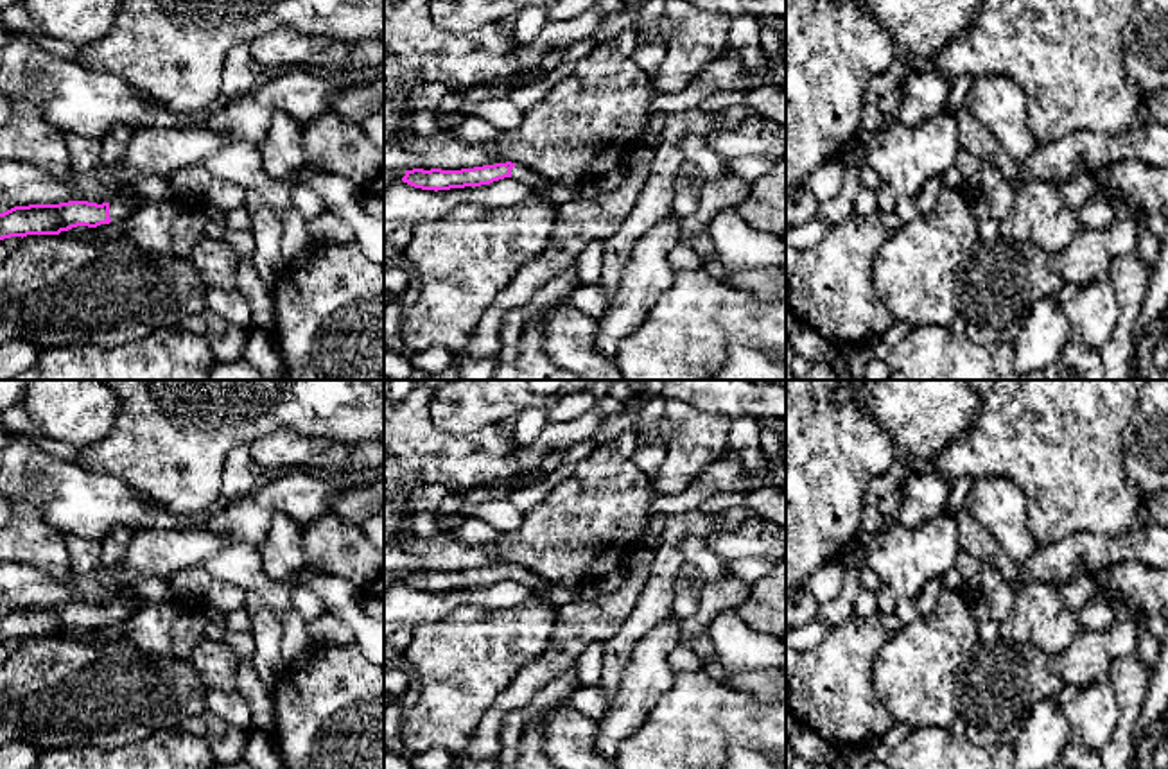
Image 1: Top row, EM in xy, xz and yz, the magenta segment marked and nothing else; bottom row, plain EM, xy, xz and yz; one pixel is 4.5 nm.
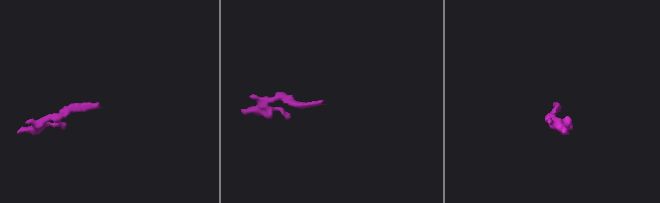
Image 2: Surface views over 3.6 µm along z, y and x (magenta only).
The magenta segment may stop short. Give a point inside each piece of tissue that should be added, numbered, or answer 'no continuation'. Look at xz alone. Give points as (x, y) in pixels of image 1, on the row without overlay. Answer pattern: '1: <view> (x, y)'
1: xz (535, 583)

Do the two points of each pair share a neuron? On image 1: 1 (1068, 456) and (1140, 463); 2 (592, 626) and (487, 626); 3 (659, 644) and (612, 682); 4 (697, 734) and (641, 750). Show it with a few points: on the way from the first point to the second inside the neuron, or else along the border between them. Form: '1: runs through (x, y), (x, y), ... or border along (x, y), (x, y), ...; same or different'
1: border along (1129, 420), (1124, 470), (1143, 499); different
2: border along (557, 610), (548, 646), (530, 662); different
3: border along (641, 637), (609, 707); different
4: runs through (682, 743), (675, 750), (655, 750); same

